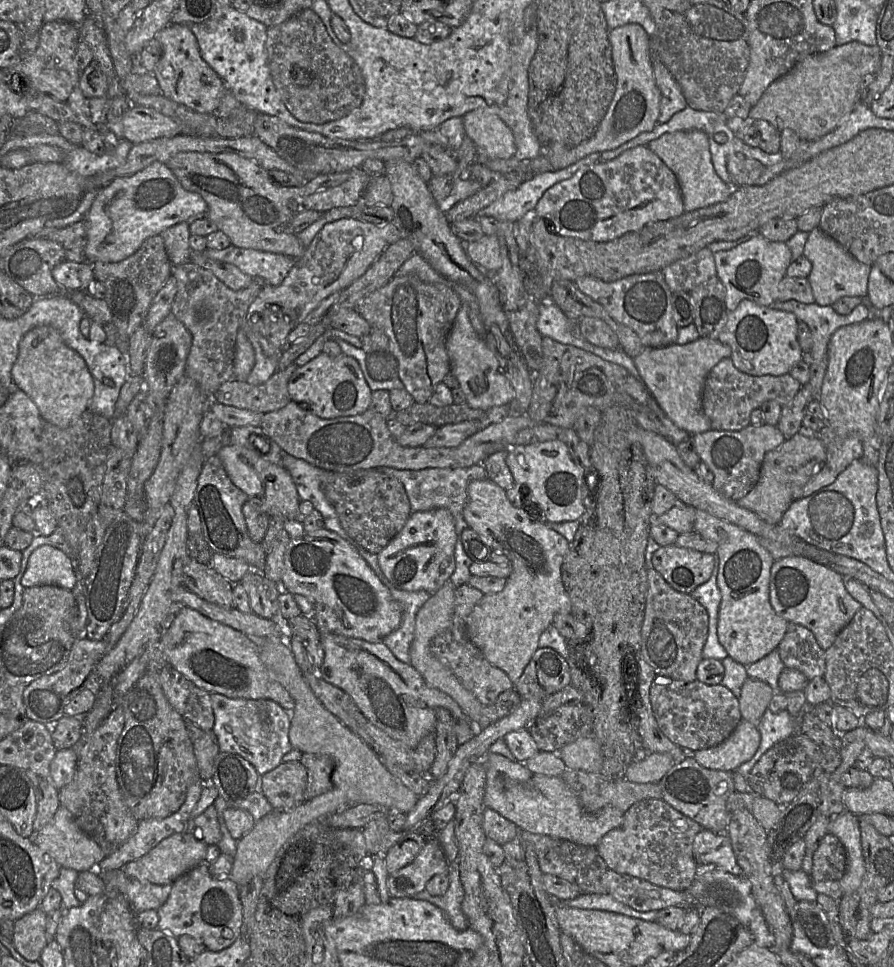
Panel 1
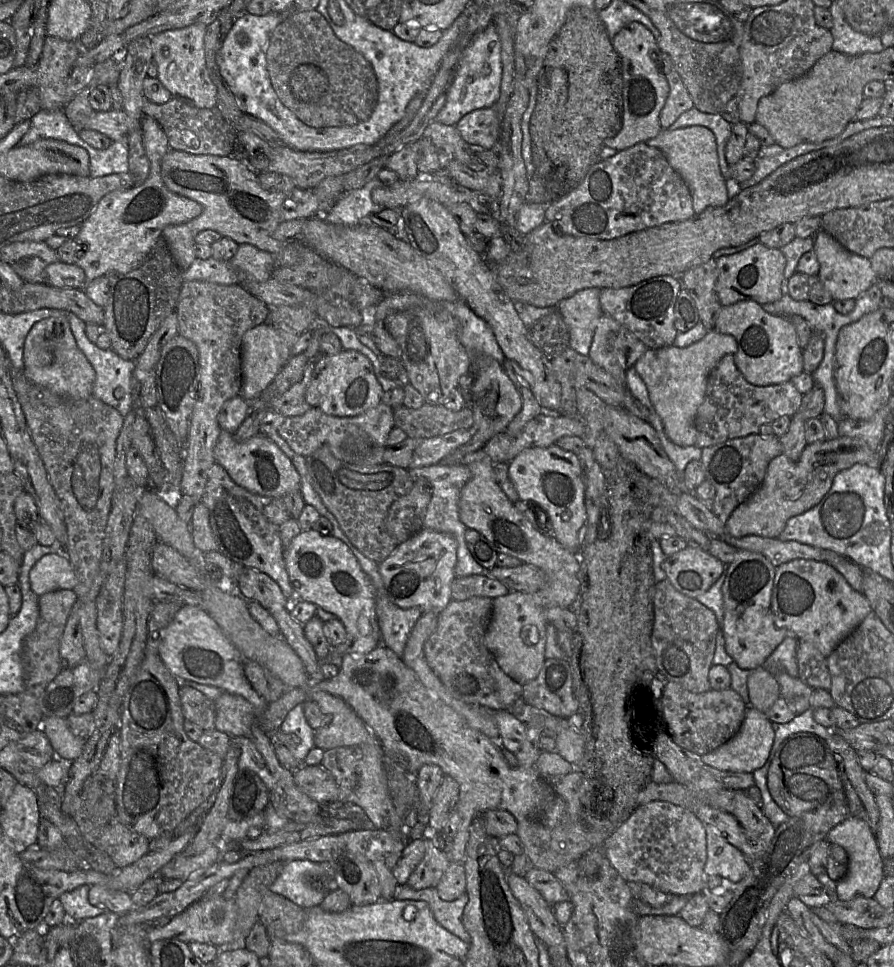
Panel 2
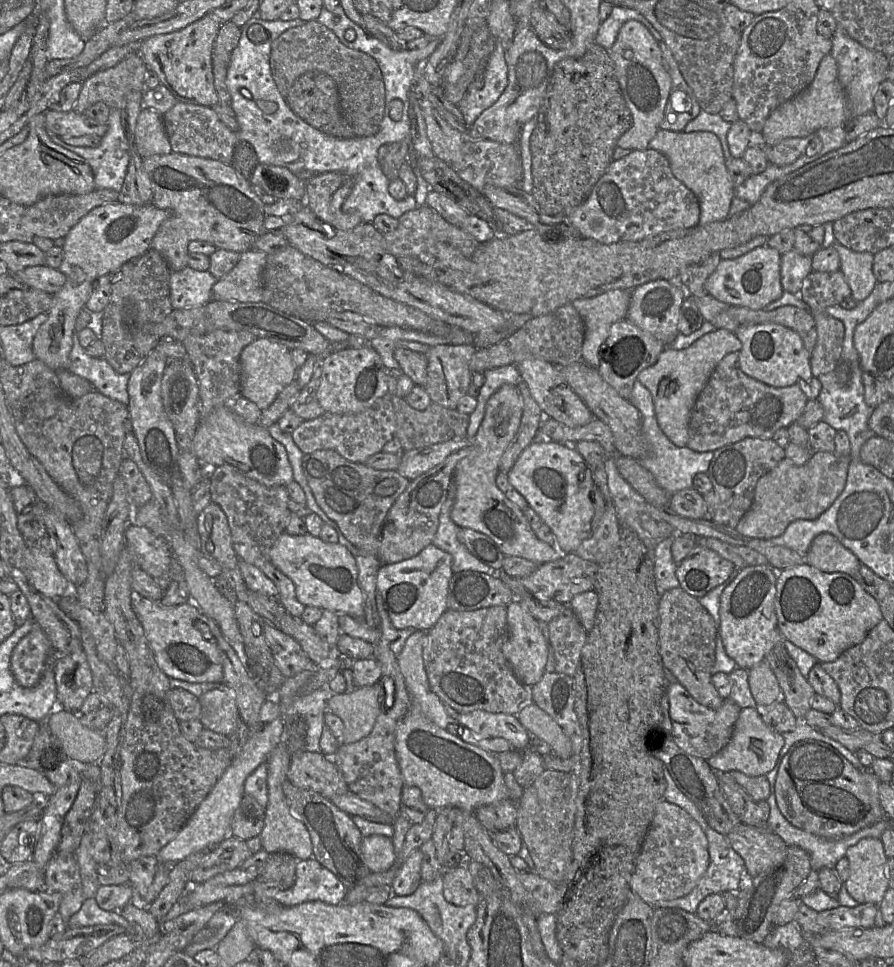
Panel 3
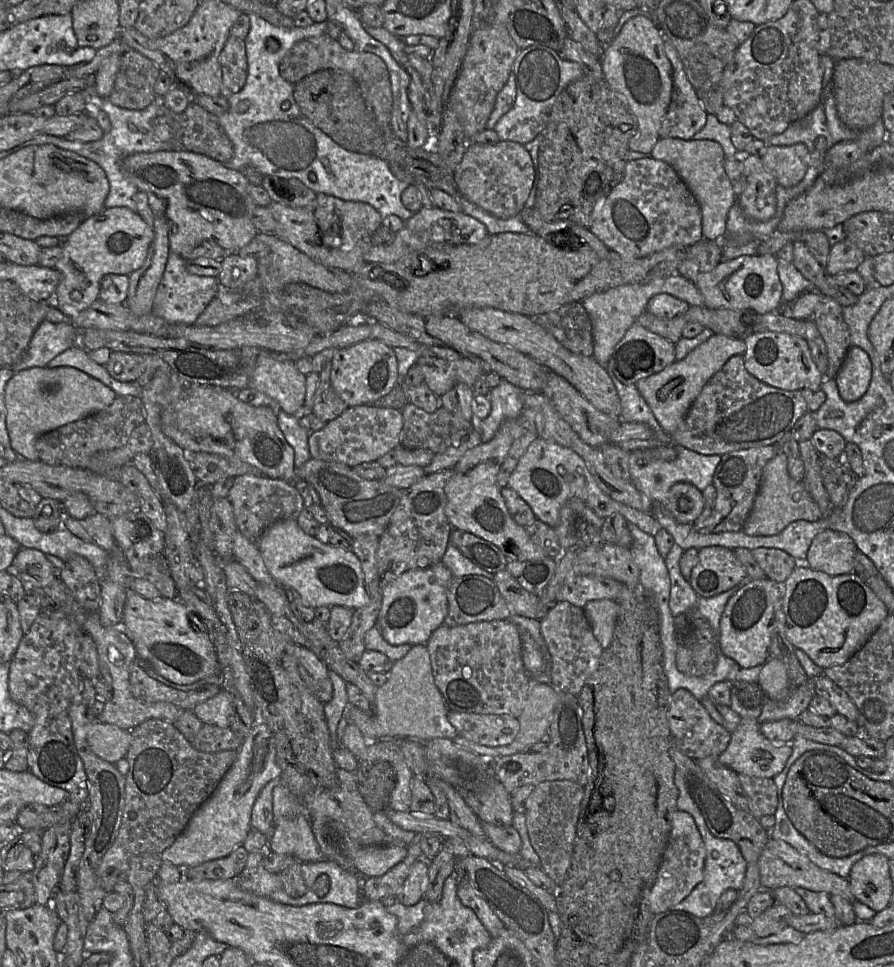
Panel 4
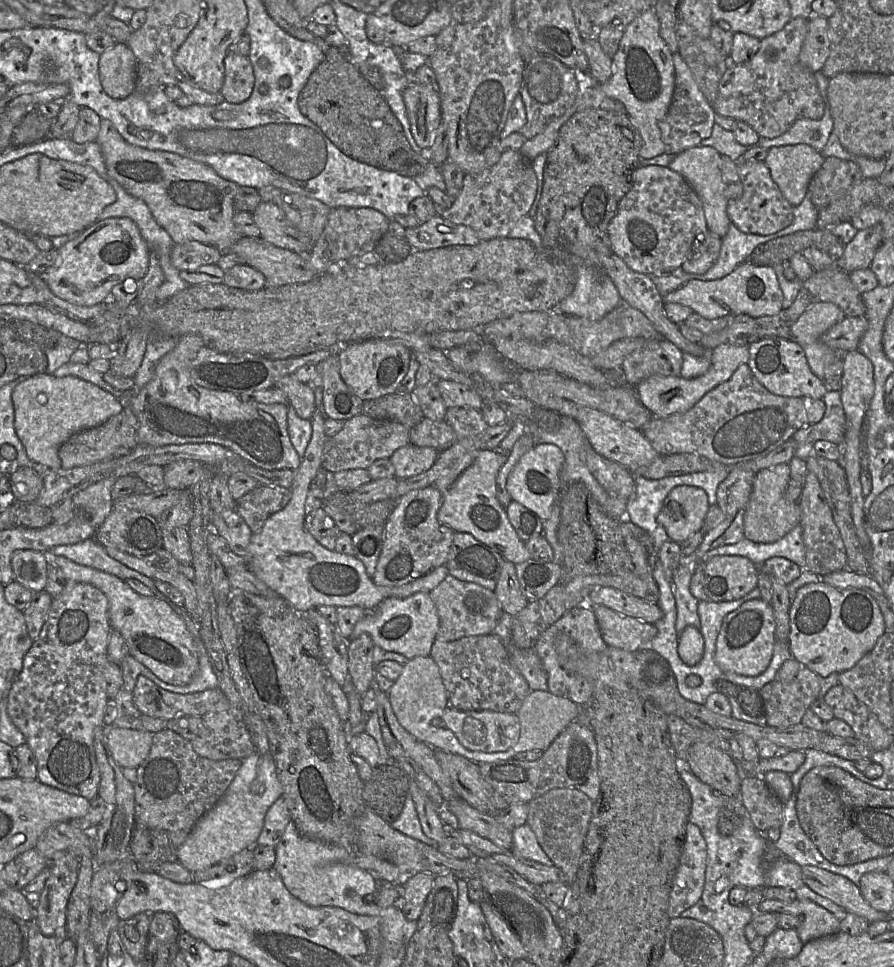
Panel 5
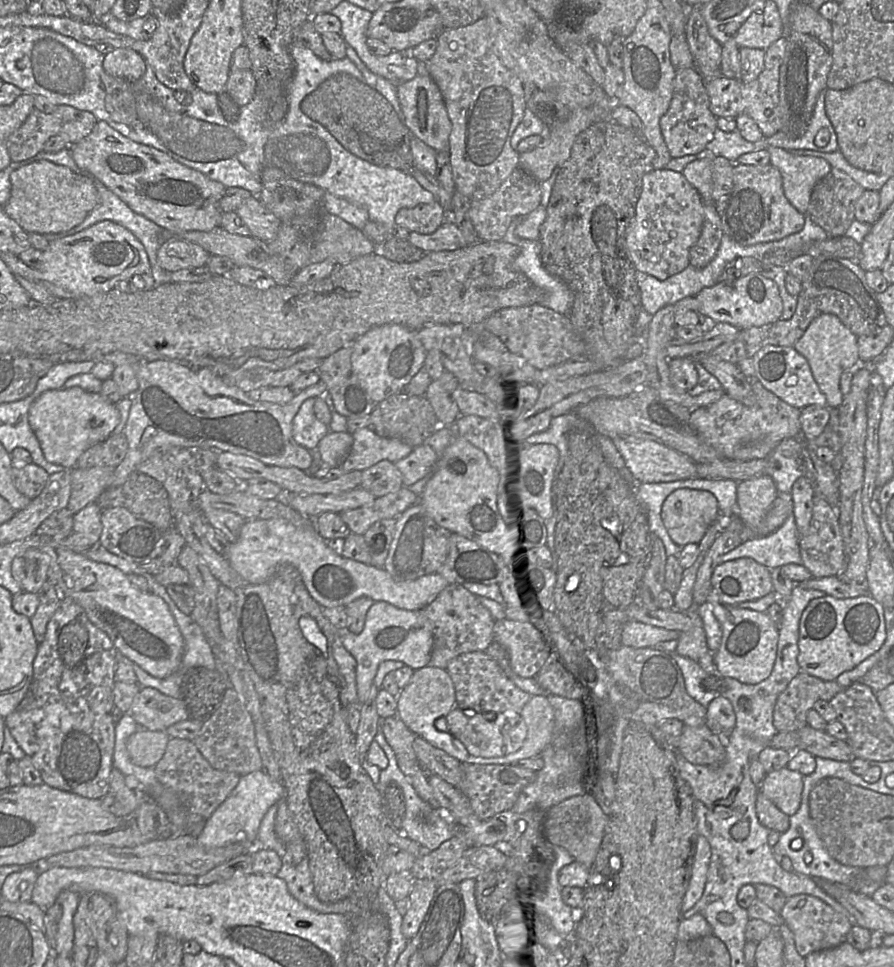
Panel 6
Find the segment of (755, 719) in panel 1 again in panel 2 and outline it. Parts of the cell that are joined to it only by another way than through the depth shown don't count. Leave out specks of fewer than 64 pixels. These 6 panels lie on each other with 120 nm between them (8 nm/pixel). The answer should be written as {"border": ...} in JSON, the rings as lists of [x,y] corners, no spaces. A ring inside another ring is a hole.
{"border":[[[763,666],[750,670],[747,689],[749,695],[748,707],[756,708],[762,713],[766,713],[780,697],[779,684],[774,674]]]}

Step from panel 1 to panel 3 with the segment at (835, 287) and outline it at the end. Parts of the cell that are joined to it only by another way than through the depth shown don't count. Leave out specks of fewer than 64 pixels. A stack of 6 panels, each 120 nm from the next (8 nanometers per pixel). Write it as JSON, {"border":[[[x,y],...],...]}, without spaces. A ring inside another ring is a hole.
{"border":[[[837,241],[832,245],[839,253],[840,269],[851,289],[851,297],[859,302],[864,300],[877,283],[873,271],[873,257],[870,252],[852,251]]]}

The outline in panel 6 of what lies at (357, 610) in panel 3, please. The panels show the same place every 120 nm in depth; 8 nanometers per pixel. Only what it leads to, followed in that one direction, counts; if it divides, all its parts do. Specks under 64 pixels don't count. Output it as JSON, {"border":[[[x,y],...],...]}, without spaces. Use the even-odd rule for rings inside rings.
{"border":[[[281,518],[249,520],[241,527],[237,540],[230,543],[225,557],[248,584],[269,580],[281,566],[295,566],[308,592],[322,607],[345,607],[360,597],[368,597],[374,601],[386,601],[400,609],[421,610],[449,584],[438,572],[415,580],[395,581],[383,567],[338,555],[318,534],[314,521],[310,521],[310,525],[295,525]]]}

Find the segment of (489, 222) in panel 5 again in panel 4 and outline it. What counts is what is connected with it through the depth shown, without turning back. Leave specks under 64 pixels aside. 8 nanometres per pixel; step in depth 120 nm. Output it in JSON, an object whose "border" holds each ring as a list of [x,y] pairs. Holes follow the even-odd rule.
{"border":[[[500,140],[494,144],[469,142],[454,171],[454,180],[459,192],[485,211],[502,219],[517,217],[526,207],[533,185],[533,162],[525,146],[514,141]]]}

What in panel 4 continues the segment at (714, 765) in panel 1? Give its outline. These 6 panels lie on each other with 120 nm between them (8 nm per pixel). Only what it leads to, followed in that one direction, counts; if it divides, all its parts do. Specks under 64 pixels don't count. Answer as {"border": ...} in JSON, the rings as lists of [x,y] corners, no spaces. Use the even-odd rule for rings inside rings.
{"border":[[[742,718],[737,729],[731,734],[728,747],[718,755],[718,760],[738,774],[774,778],[783,771],[791,755],[791,742],[785,745],[776,745],[762,735],[757,719]]]}

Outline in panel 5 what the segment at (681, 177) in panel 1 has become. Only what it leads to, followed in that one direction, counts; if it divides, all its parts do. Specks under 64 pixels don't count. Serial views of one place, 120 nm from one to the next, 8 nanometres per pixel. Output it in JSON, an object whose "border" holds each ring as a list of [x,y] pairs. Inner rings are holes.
{"border":[[[697,146],[675,155],[668,167],[680,174],[697,193],[702,203],[708,231],[723,238],[731,221],[727,214],[728,198],[725,195],[724,181],[719,167],[720,156],[714,148]]]}

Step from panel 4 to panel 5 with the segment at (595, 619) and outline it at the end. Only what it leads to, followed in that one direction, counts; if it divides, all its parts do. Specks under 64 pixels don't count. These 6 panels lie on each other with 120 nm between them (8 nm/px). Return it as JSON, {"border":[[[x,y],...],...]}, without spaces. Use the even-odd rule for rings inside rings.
{"border":[[[607,606],[593,607],[602,638],[607,646],[626,651],[647,649],[658,633],[654,624],[626,616]]]}

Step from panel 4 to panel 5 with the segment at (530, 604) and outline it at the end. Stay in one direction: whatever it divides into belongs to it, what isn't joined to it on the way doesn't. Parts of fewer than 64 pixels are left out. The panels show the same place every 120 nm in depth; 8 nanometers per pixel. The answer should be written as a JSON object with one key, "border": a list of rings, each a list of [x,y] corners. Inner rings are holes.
{"border":[[[505,559],[494,591],[502,610],[512,616],[517,615],[529,603],[521,590],[515,566],[515,563]]]}

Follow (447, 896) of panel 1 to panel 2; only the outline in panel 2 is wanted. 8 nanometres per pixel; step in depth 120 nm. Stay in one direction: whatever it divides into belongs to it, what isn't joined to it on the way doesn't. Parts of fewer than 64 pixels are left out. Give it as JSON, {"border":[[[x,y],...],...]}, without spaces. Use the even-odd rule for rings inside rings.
{"border":[[[407,885],[397,886],[393,896],[394,900],[423,901],[430,907],[436,921],[451,934],[470,944],[471,937],[462,924],[462,915],[468,902],[466,893],[454,901],[440,899],[436,888],[415,890]]]}

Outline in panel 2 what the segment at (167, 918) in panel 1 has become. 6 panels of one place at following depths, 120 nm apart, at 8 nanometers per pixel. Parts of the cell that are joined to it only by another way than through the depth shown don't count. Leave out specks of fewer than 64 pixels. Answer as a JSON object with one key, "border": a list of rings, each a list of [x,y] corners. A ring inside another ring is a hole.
{"border":[[[223,895],[218,897],[203,896],[184,911],[173,916],[165,927],[149,927],[147,936],[150,942],[162,939],[177,939],[186,944],[198,942],[221,947],[232,940],[236,918],[237,909],[234,899],[227,899]]]}

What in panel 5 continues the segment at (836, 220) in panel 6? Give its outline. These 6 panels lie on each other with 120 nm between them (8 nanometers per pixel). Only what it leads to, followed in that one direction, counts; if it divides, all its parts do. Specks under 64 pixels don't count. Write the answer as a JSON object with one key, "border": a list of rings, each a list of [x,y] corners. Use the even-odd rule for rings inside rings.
{"border":[[[827,157],[810,180],[808,196],[819,211],[845,195],[863,177],[855,162]]]}

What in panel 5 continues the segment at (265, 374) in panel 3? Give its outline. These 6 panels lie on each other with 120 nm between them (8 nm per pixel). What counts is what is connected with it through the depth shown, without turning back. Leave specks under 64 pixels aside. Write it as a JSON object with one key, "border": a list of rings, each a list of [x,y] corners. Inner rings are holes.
{"border":[[[293,374],[278,379],[274,387],[287,396],[289,405],[300,418],[311,419],[316,405],[314,391],[308,384],[298,381]]]}

